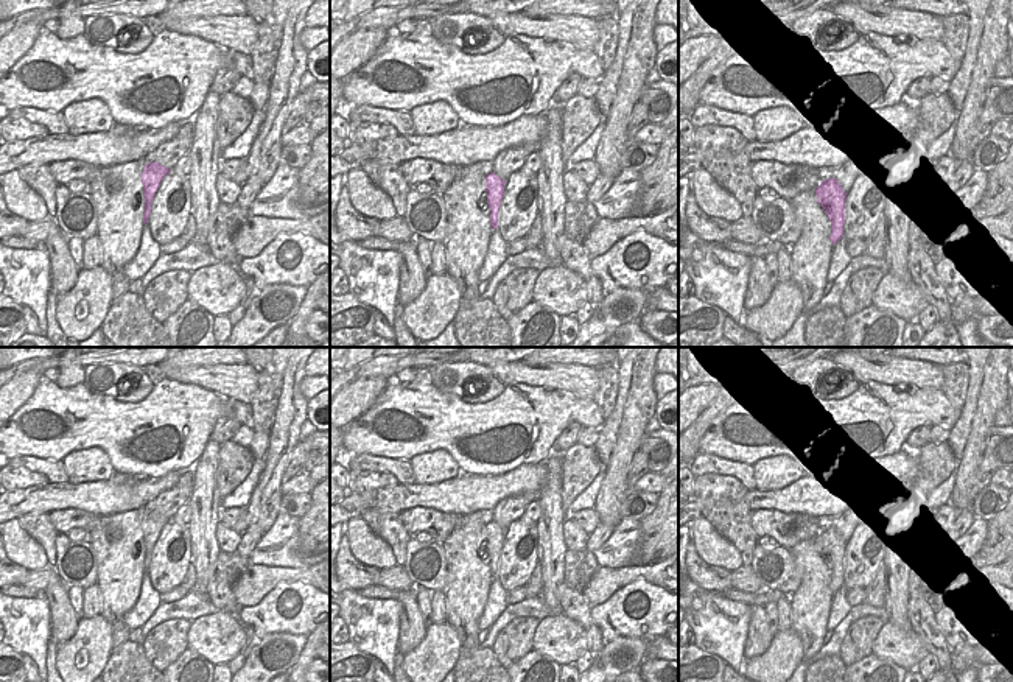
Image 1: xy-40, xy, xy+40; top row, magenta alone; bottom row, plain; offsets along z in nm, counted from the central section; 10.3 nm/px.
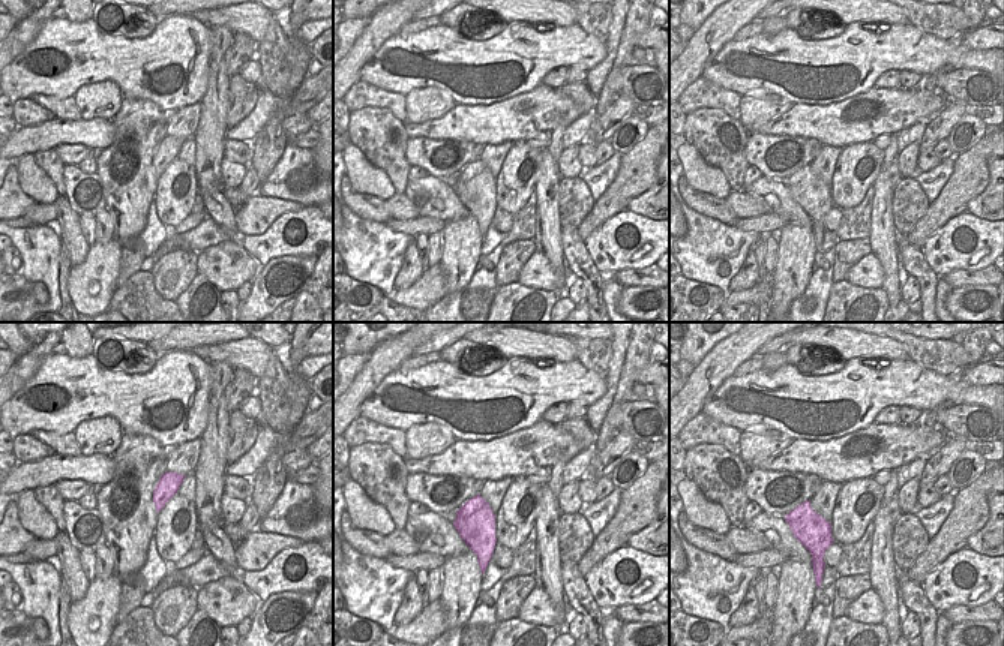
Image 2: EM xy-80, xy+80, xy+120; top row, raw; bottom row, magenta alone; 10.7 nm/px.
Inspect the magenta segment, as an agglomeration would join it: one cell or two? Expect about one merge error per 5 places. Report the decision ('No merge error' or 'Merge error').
No merge error.

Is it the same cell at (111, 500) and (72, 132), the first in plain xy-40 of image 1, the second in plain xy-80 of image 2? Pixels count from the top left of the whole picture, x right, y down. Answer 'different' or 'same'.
same

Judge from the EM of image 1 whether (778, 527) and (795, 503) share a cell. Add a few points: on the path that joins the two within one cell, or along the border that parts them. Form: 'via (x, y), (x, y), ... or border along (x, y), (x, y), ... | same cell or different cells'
border along (755, 509), (825, 514) | different cells

